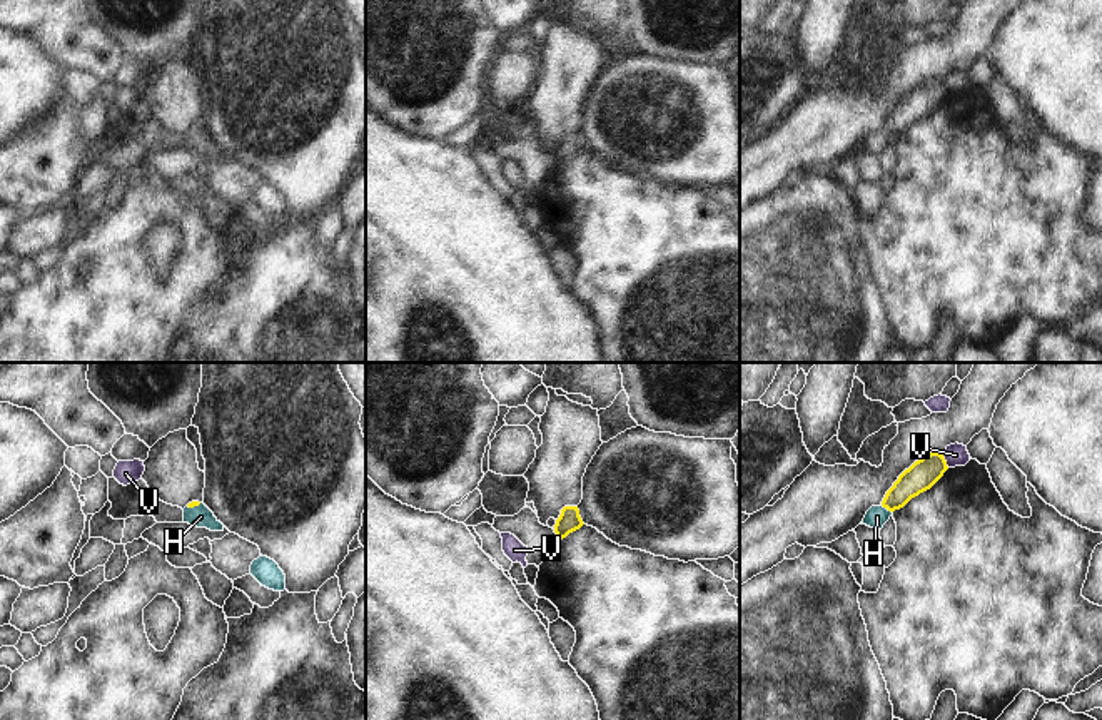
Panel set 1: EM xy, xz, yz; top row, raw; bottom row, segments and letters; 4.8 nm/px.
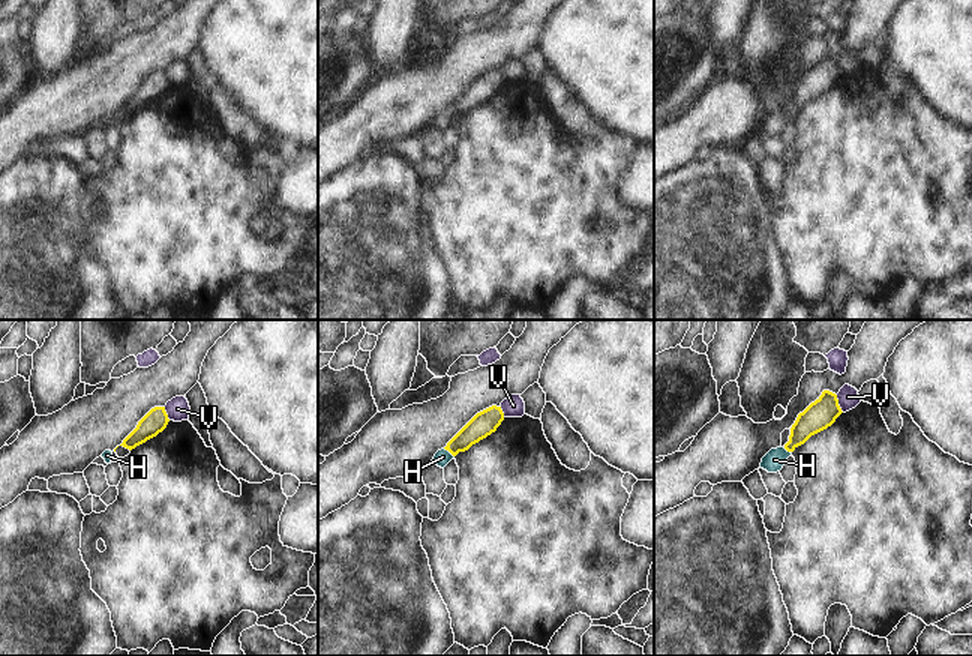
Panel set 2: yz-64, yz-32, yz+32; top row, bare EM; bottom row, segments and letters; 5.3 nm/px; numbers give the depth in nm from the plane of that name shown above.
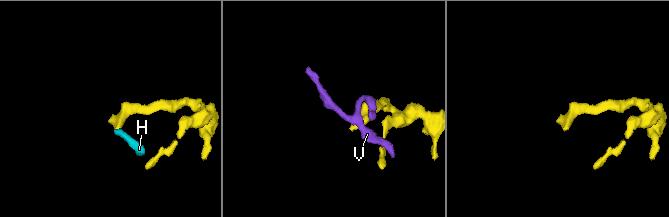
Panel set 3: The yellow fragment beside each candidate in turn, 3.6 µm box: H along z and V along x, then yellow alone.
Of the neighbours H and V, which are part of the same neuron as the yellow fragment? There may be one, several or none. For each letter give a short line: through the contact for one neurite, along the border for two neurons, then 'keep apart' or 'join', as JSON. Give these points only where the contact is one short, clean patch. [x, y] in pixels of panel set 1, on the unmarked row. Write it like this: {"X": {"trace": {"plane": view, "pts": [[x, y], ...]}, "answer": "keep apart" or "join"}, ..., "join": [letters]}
{"H": {"trace": {"plane": "yz", "pts": [[922, 101], [887, 134], [877, 142]]}, "answer": "join"}, "V": {"trace": {"plane": "yz", "pts": [[942, 81], [949, 92]]}, "answer": "keep apart"}, "join": ["H"]}

